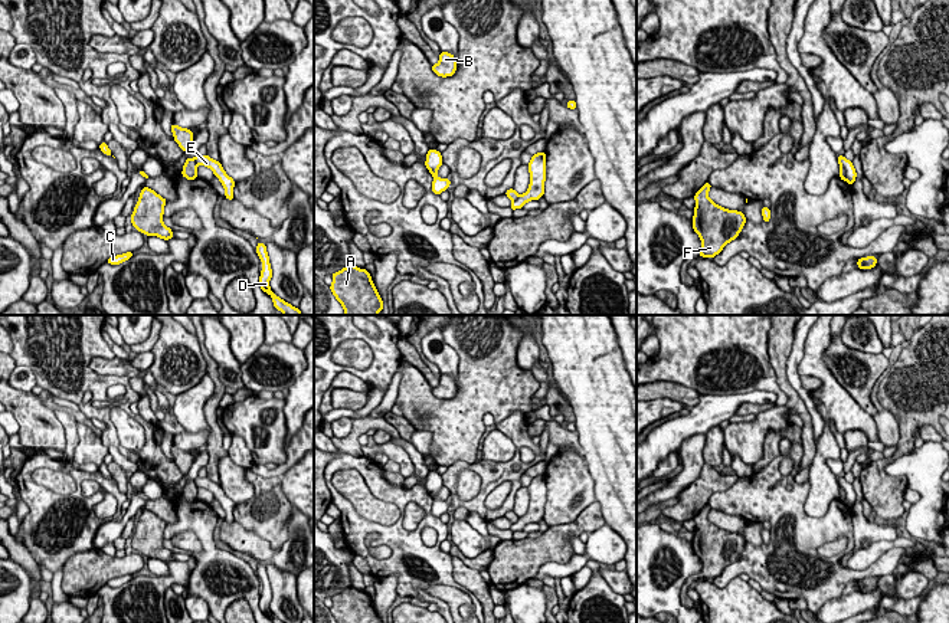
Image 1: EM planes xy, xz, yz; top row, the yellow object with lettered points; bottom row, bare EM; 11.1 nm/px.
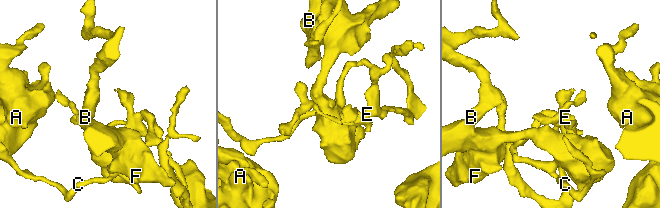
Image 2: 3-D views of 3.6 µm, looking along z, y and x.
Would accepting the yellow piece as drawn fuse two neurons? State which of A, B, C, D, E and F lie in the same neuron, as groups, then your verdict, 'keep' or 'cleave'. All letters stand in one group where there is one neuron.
A B C D E F; keep

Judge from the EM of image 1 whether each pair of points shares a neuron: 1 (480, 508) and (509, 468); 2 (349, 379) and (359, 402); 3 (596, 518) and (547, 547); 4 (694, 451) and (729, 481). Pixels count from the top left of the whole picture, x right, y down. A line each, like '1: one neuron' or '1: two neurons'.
1: one neuron
2: two neurons
3: one neuron
4: two neurons

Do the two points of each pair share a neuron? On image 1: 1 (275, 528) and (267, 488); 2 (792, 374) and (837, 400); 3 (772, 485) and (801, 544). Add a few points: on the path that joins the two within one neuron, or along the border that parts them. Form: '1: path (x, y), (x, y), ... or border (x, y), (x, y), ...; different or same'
1: path (268, 518), (268, 498); same
2: border (805, 343), (805, 351), (798, 364), (799, 376); different
3: path (778, 499), (784, 507), (791, 530); same

